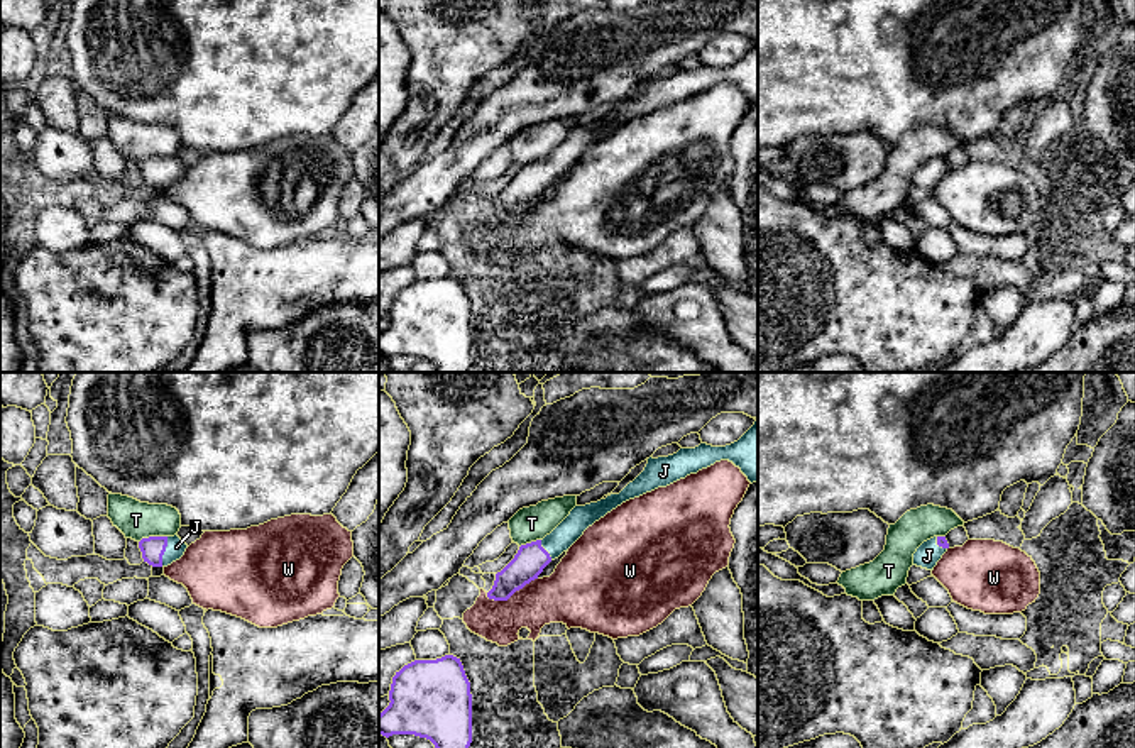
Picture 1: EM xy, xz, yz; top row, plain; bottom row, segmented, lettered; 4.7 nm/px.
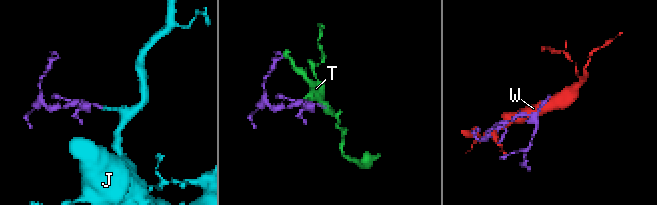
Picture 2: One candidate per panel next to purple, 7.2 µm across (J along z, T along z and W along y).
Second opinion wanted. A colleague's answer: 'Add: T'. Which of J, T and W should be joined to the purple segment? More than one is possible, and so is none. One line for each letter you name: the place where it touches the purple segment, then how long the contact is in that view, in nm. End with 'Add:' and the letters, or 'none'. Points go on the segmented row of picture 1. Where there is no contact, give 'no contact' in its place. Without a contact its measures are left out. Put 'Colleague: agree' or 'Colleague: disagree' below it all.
J: xy (164, 550) | 150 nm
Add: J
Colleague: disagree

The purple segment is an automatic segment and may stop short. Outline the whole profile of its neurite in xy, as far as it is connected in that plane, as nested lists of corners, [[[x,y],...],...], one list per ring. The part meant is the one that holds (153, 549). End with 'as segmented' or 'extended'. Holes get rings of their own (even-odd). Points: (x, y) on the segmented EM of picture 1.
[[[149,536],[139,542],[144,562],[152,567],[167,567],[179,560],[188,545],[178,536]]] | extended

